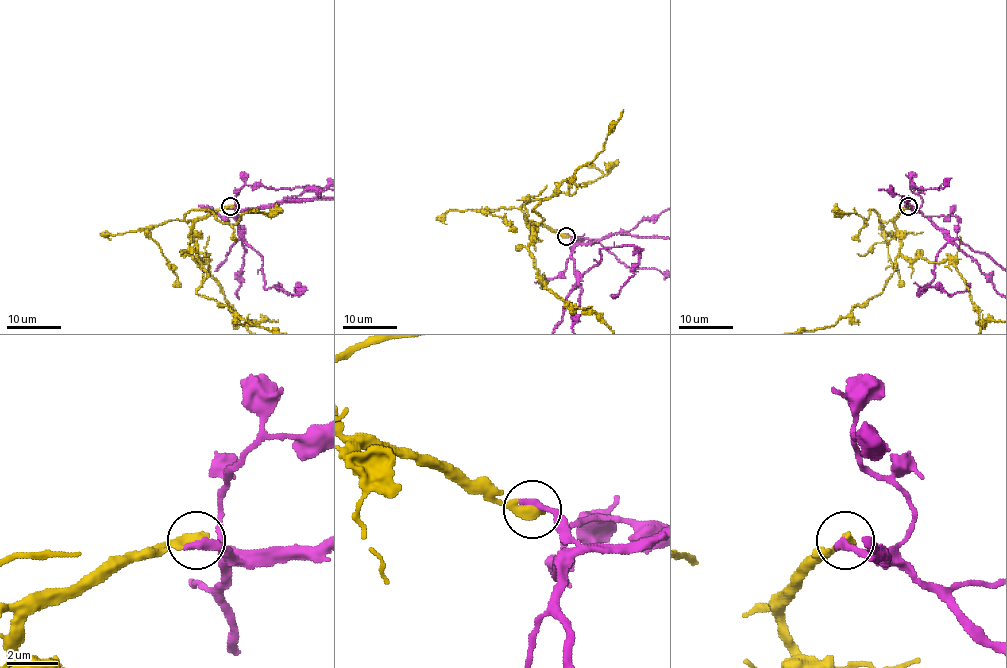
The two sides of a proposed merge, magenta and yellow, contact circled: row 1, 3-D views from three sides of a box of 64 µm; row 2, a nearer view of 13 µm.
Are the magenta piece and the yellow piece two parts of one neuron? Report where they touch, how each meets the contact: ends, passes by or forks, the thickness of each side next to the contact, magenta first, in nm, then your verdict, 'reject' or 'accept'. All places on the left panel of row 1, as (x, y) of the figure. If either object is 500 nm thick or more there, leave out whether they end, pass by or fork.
at (230, 206); 340 nm thick on the magenta side, 550 nm on the other; reject

